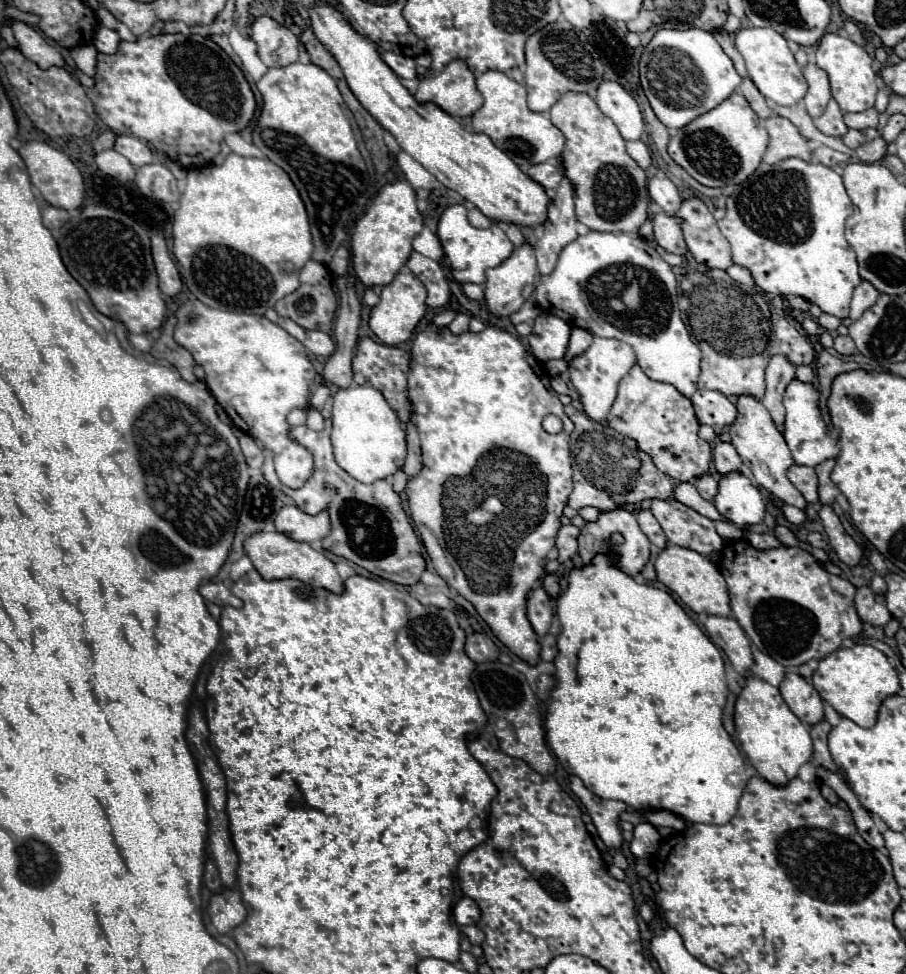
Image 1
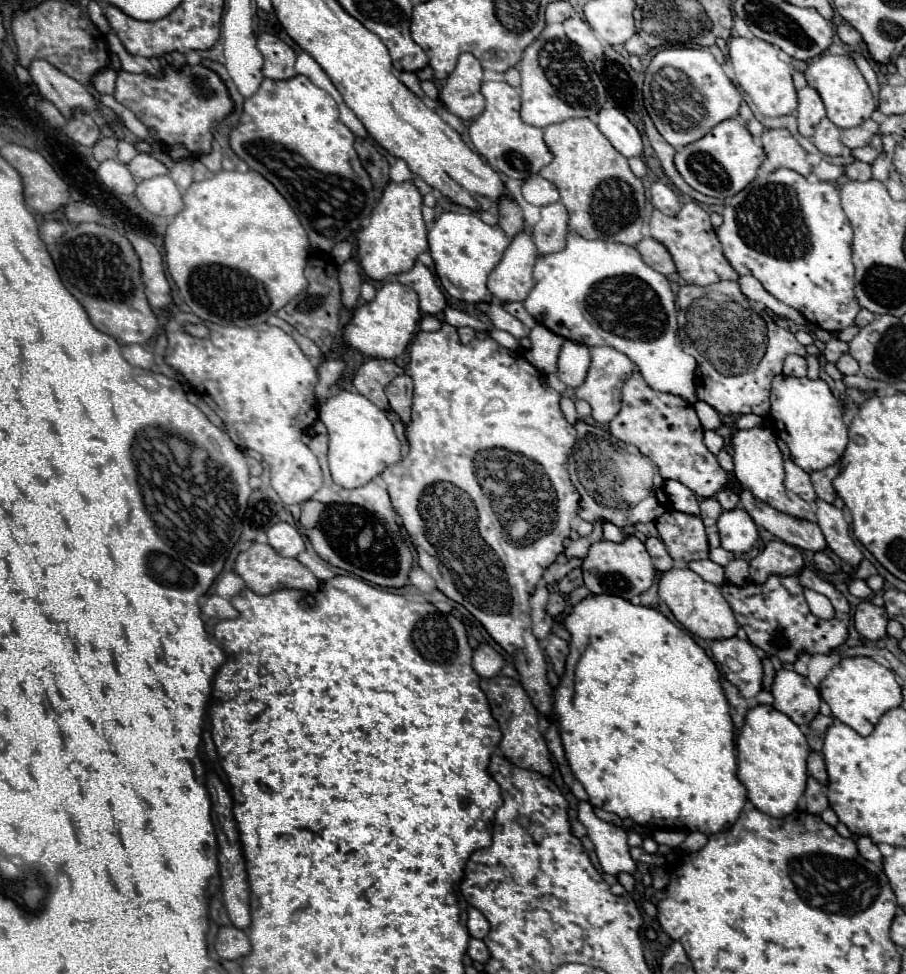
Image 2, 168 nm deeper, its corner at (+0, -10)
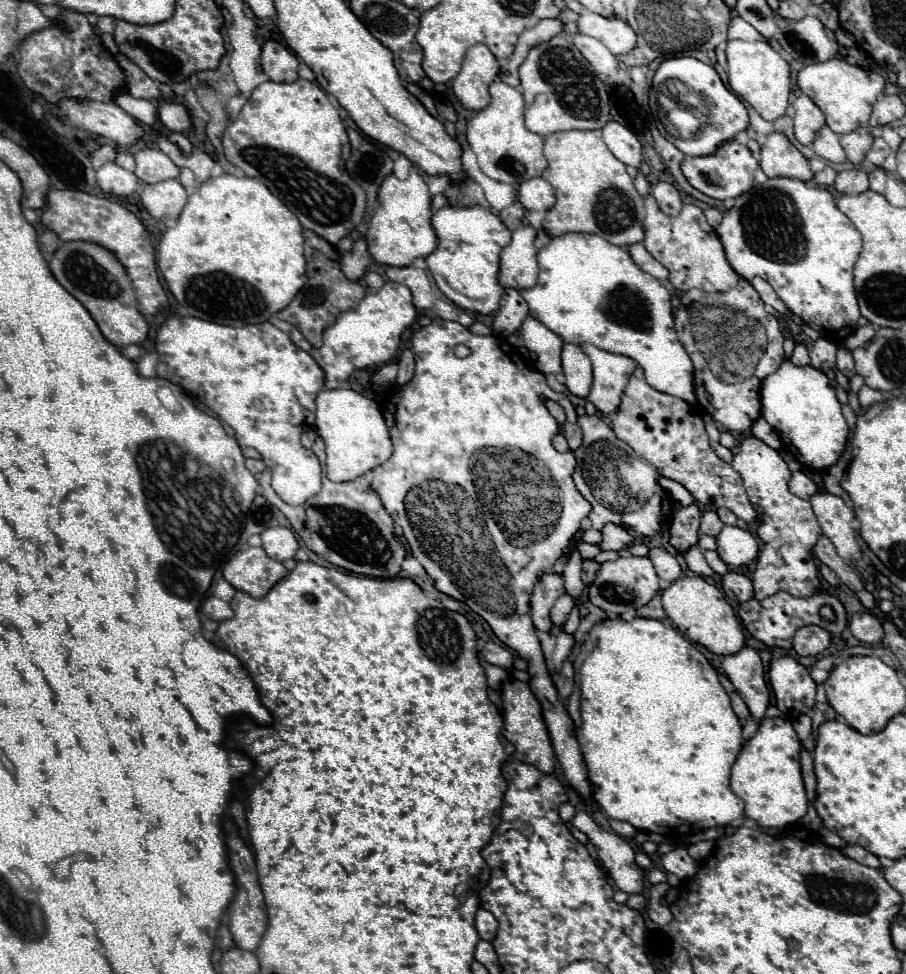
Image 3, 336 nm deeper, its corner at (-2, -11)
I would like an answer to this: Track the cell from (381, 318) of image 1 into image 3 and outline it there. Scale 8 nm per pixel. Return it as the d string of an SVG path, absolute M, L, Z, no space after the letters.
M386 282L376 294L366 294L358 308L338 316L332 328L324 330L324 344L312 350L312 358L324 370L326 388L338 388L354 370L390 362L400 346L400 336L416 320L412 294L404 284Z

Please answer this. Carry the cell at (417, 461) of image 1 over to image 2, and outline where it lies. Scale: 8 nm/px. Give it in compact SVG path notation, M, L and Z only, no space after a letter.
M408 373L398 375L394 381L386 385L386 397L390 409L396 411L402 423L410 423L410 407L412 407L412 379Z

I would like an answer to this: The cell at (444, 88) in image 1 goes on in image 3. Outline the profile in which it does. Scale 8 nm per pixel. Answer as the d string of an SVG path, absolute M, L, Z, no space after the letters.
M484 44L468 48L460 74L452 80L452 92L468 110L484 110L490 104L488 86L500 64Z

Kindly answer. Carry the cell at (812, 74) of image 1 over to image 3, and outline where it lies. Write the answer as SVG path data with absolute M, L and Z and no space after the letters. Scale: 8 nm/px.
M798 96L792 102L796 116L794 116L794 134L800 144L812 144L816 132L826 124L822 110L806 96Z

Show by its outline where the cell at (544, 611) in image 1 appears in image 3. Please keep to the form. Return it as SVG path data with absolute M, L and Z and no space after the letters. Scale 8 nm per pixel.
M546 572L530 598L530 616L540 632L550 632L552 630L552 620L550 620L550 608L558 600L558 596L564 594L564 580L562 576L554 572Z

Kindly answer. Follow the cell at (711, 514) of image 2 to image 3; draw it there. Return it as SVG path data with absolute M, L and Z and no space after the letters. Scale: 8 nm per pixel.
M704 510L702 514L702 524L700 524L700 534L708 534L708 536L718 536L720 528L722 528L722 520L716 514L716 510Z

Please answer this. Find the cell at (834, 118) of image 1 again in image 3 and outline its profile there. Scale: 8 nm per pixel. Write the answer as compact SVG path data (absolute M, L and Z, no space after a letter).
M822 126L820 132L816 134L816 140L812 144L814 152L830 162L844 162L846 154L840 146L840 136L836 132L832 132L828 126Z

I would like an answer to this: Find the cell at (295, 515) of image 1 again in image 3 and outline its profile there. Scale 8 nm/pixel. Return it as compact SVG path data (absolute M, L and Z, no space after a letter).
M274 526L274 528L264 530L260 536L262 536L262 546L270 558L284 562L296 556L298 540L290 528Z

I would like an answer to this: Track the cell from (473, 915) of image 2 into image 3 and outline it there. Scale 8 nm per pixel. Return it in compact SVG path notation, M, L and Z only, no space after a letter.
M480 908L480 910L476 912L476 920L474 920L474 924L476 924L478 936L480 936L482 940L488 940L488 942L490 942L490 940L496 936L498 922L496 922L496 918L494 918L488 910Z

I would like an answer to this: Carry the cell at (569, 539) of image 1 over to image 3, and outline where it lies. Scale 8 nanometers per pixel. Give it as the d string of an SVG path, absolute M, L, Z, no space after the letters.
M608 522L602 528L602 542L598 546L600 550L622 550L622 548L628 548L632 540L634 536L626 528L620 528L618 524Z

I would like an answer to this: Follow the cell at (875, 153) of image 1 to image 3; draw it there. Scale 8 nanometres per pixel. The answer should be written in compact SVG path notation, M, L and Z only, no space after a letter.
M844 170L836 176L836 190L842 194L860 194L868 190L868 174L864 170Z

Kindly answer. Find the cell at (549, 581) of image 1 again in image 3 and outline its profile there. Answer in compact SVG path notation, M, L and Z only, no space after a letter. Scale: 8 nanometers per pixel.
M562 594L562 596L556 600L556 604L552 606L552 612L550 612L552 622L554 622L556 626L562 626L564 620L568 618L568 614L572 612L572 608L574 608L574 598L572 598L570 594Z

